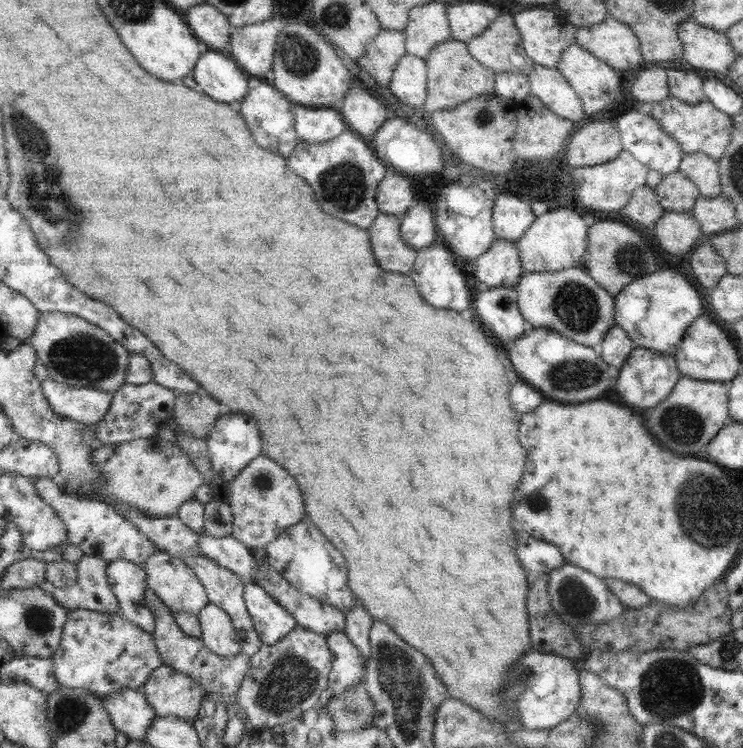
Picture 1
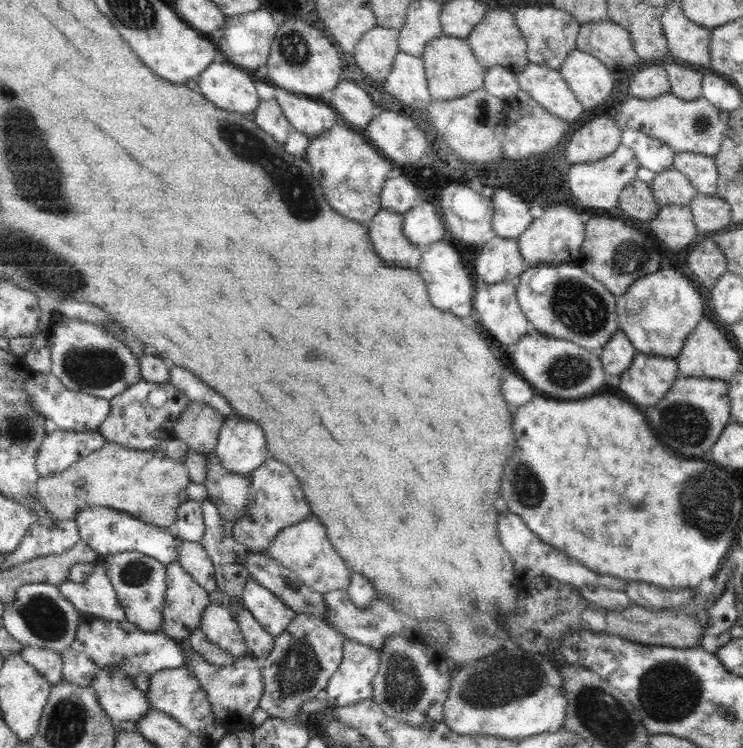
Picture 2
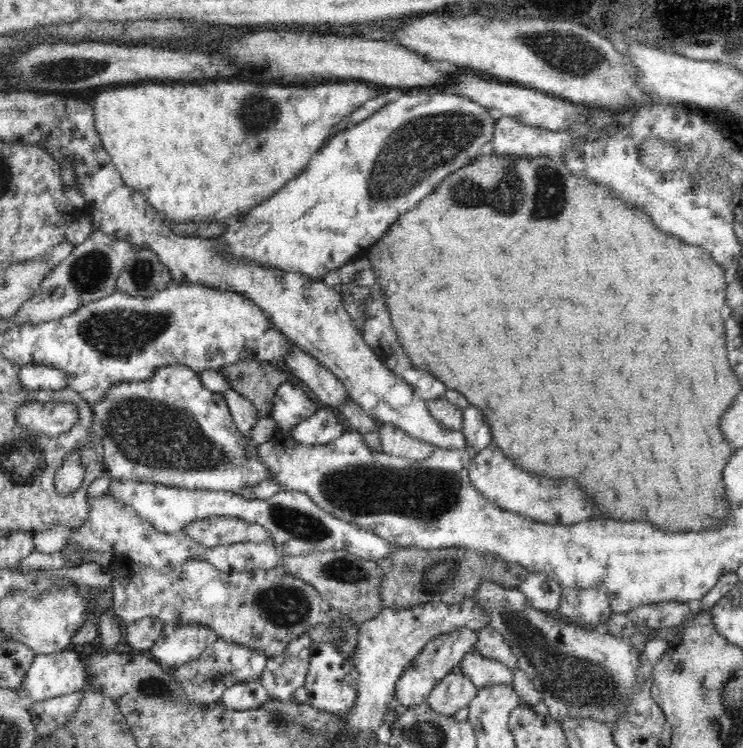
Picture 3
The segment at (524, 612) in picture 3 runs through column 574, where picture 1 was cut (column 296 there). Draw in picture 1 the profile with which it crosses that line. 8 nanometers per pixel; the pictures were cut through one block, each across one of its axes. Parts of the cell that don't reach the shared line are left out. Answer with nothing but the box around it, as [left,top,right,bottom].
[239,625,334,730]

